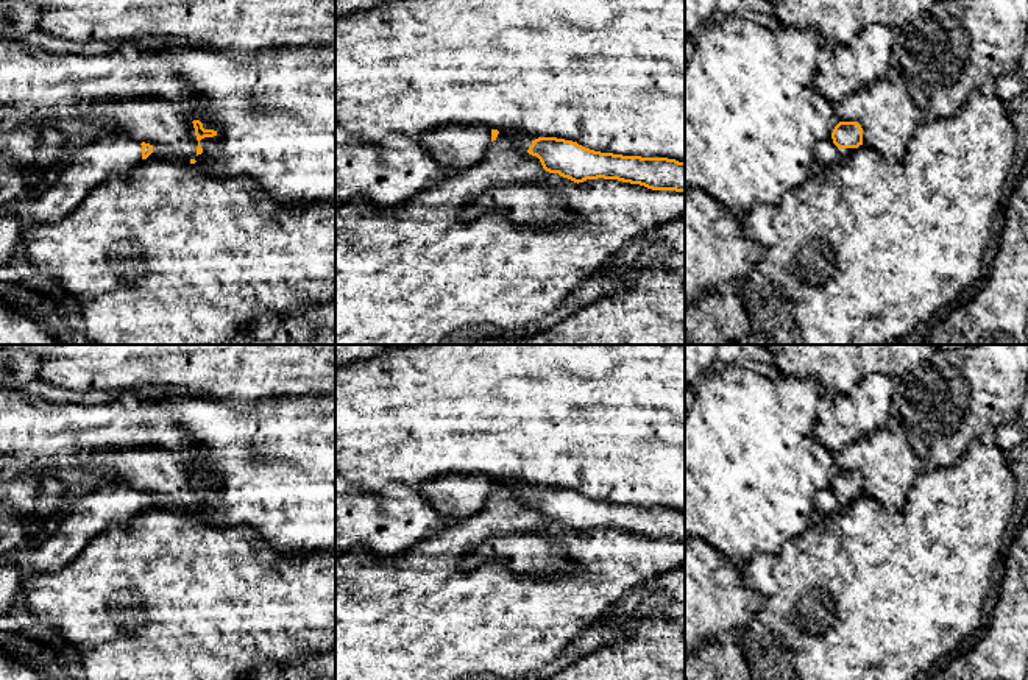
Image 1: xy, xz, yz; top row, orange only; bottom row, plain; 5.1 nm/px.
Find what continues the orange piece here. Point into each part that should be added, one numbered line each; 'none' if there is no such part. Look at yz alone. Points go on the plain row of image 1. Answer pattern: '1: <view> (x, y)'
1: yz (827, 502)

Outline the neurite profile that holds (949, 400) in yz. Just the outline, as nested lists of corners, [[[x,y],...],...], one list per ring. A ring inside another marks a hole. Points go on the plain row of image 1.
[[[972,345],[962,349],[938,346],[933,354],[892,384],[894,420],[903,427],[916,454],[928,468],[958,463],[975,438],[991,438],[995,429],[1017,418],[1028,393],[1028,345]]]

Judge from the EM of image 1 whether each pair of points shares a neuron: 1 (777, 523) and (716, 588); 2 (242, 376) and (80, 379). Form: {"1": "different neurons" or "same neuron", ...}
{"1": "different neurons", "2": "same neuron"}

